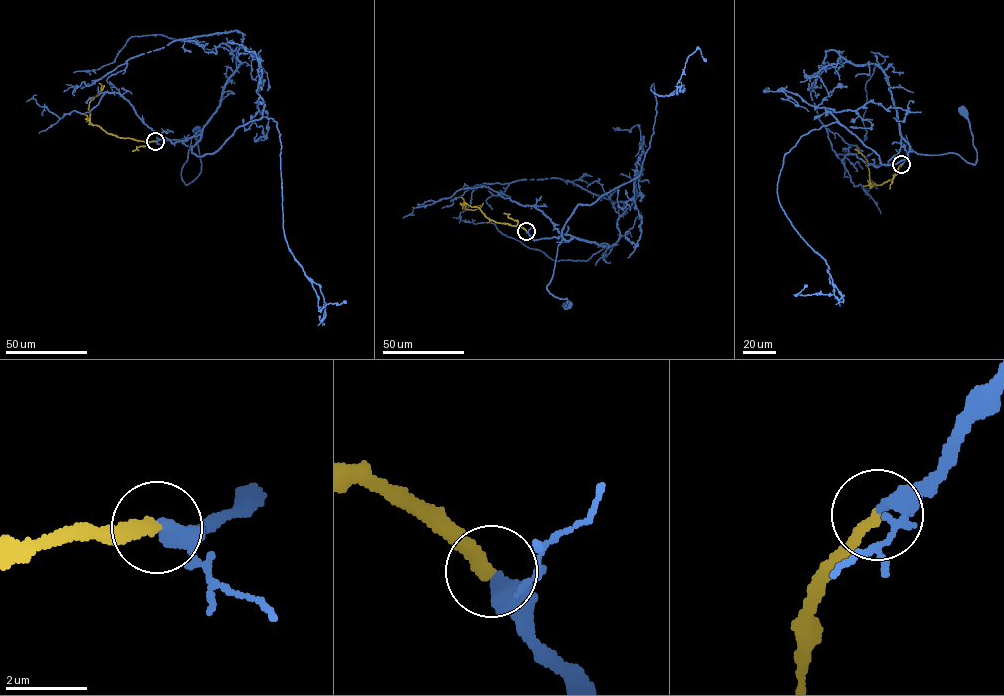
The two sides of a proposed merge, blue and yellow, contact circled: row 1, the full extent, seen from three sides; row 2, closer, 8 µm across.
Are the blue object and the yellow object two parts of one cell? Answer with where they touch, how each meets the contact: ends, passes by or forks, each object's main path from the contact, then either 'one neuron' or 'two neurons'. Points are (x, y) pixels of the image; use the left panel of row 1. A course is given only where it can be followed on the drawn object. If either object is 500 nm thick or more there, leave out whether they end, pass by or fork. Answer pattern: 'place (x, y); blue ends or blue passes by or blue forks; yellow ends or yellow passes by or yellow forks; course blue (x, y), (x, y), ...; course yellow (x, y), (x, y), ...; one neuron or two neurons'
place (155, 141); blue passes by; yellow ends; course blue (155, 141), (200, 135), (190, 148), (181, 171), (181, 178), (189, 184), (201, 171), (197, 130); course yellow (155, 141), (119, 137), (91, 123), (88, 104), (101, 90), (98, 83); one neuron

